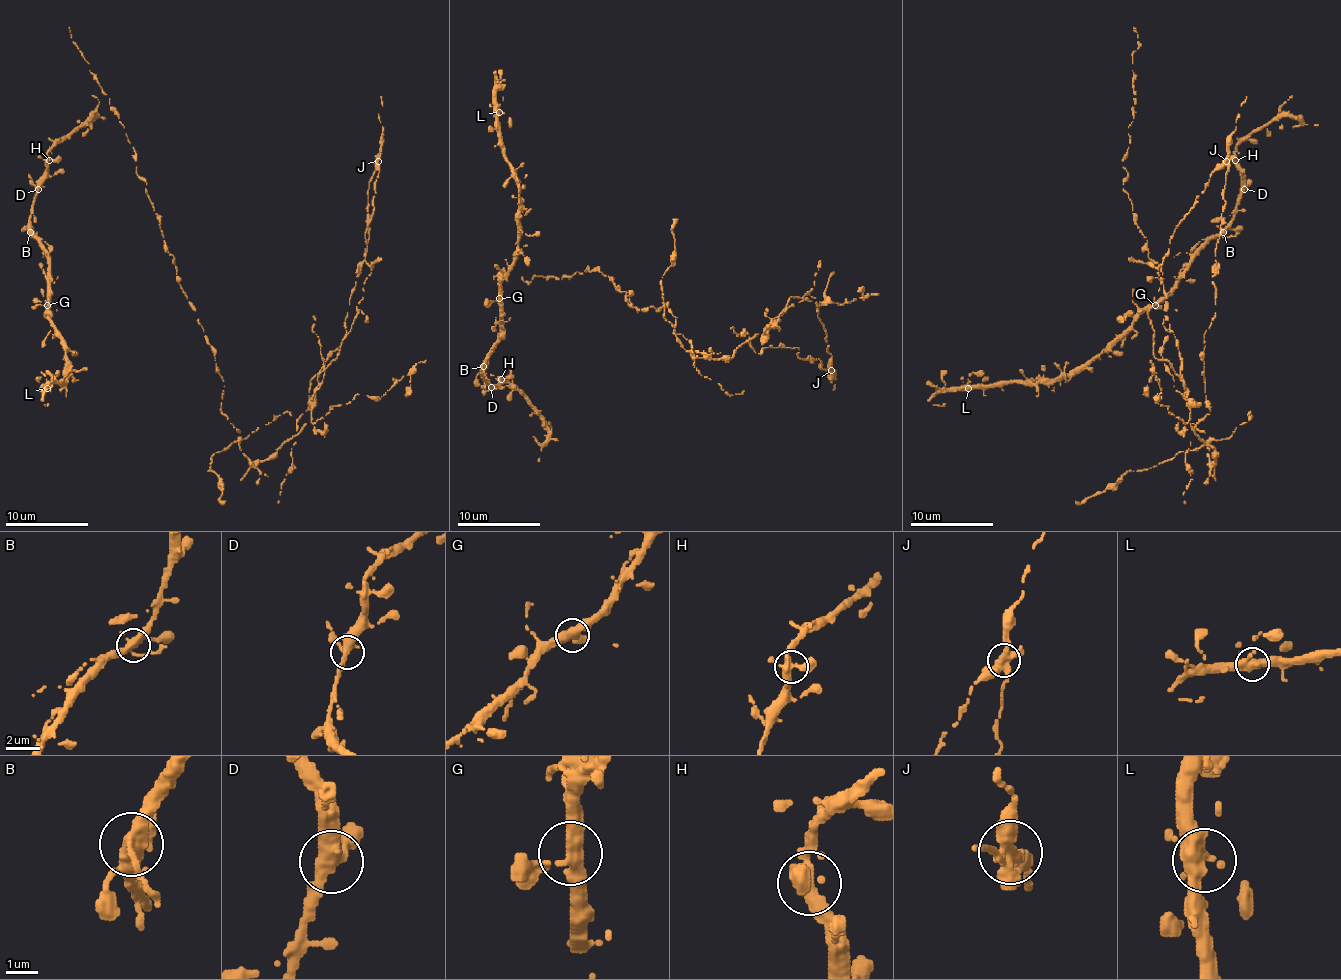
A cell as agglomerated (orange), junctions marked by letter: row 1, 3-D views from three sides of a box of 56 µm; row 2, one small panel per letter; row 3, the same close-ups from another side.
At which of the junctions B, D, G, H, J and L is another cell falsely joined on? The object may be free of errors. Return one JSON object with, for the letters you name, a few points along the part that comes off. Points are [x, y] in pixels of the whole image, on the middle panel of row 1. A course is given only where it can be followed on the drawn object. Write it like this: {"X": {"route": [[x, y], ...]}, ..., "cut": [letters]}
{"J": {"route": [[830, 371], [824, 302], [809, 292], [731, 358], [692, 352], [667, 304], [629, 306], [598, 267], [522, 277]]}, "cut": ["J"]}

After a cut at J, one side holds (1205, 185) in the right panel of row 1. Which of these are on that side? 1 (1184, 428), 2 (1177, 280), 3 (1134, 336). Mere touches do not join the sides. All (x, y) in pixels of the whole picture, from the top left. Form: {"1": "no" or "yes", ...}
{"1": "yes", "2": "no", "3": "no"}

